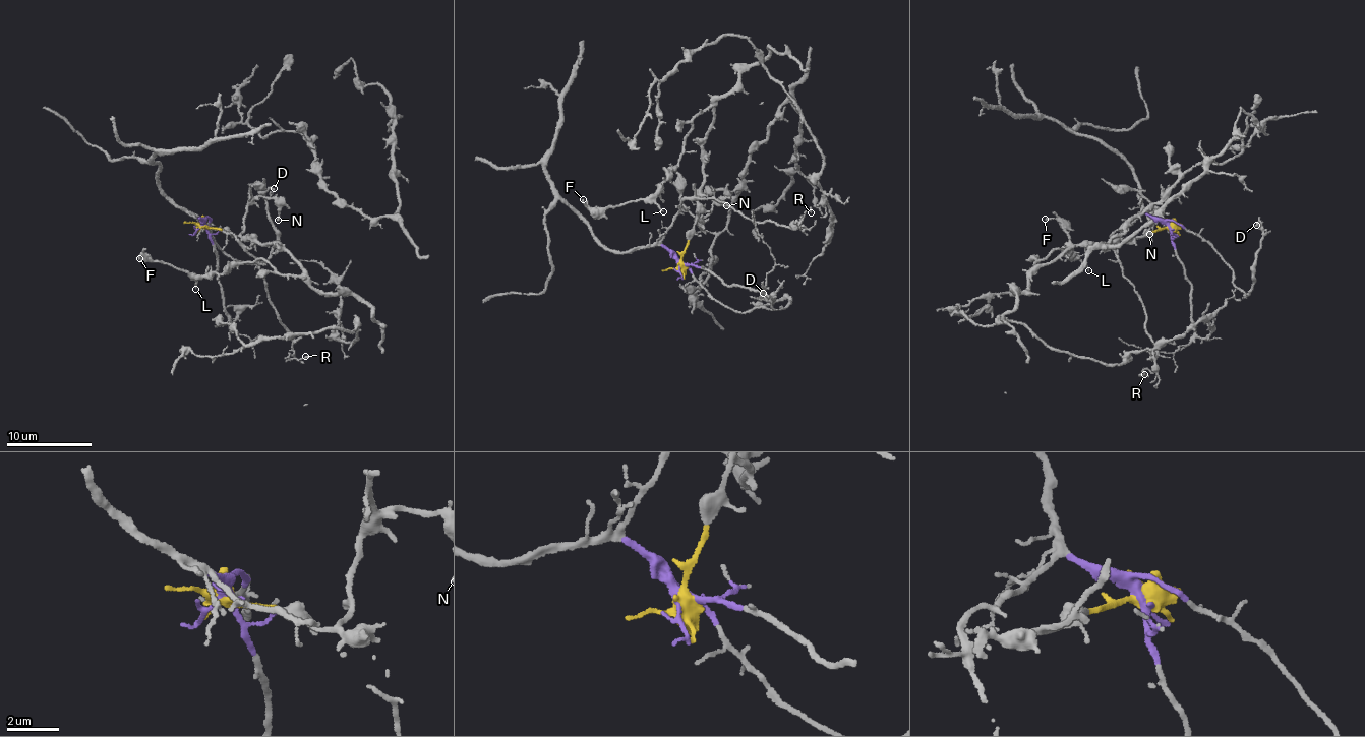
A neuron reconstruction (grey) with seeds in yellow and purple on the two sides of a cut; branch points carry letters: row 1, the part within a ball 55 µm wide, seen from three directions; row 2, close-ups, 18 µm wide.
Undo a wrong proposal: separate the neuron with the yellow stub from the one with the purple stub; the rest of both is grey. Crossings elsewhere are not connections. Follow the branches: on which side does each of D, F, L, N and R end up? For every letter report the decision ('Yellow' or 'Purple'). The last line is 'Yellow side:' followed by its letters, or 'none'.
D: Purple
F: Yellow
L: Yellow
N: Yellow
R: Purple
Yellow side: F, L, N

